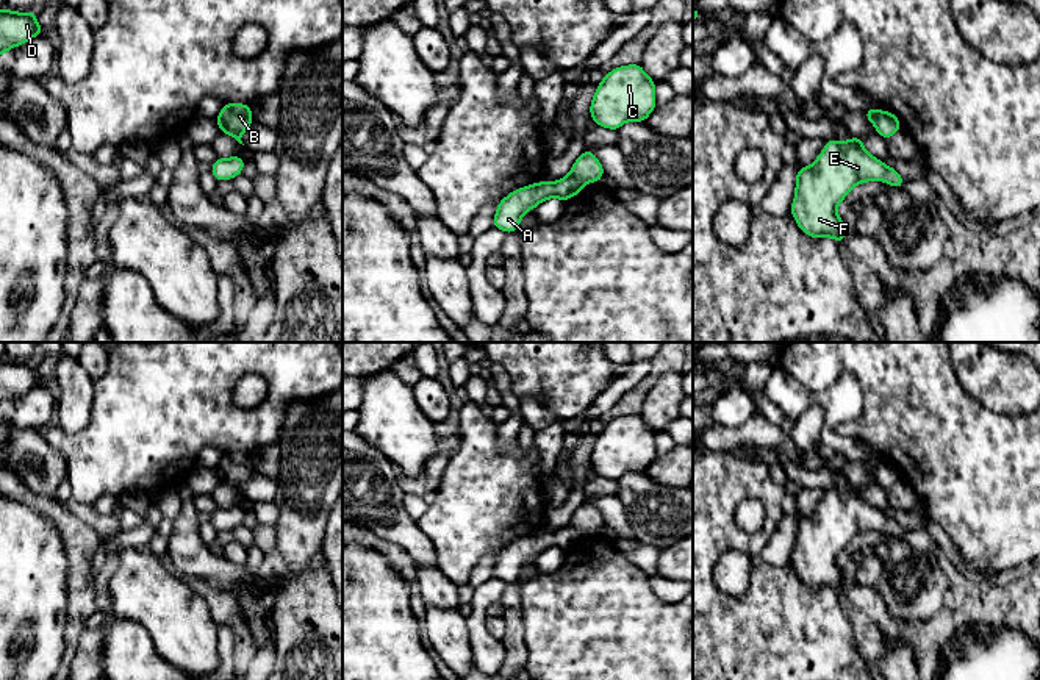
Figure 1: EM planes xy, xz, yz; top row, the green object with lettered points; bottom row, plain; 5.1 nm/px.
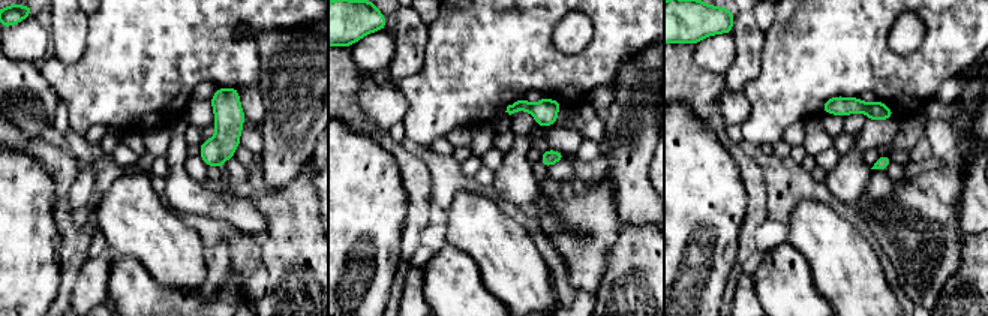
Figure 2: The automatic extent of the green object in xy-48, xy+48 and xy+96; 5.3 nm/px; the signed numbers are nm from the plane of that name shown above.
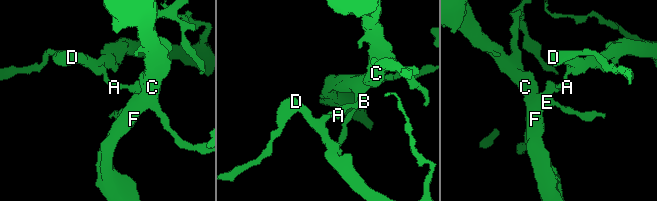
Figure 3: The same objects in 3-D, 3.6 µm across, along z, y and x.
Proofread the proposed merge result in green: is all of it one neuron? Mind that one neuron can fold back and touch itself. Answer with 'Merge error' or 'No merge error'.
Merge error

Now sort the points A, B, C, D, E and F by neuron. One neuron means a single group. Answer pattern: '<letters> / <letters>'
A D / B C E F

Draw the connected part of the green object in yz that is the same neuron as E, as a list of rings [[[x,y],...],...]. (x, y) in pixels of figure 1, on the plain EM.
[[[827,489],[815,513],[796,522],[790,563],[804,585],[843,594],[846,583],[837,558],[852,538],[866,531],[885,531],[901,539],[904,528],[868,503],[863,489]]]

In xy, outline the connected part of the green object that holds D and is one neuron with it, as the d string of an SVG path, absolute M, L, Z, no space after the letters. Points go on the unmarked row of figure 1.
M0 360L0 406L39 385L42 385L42 378L34 361Z

